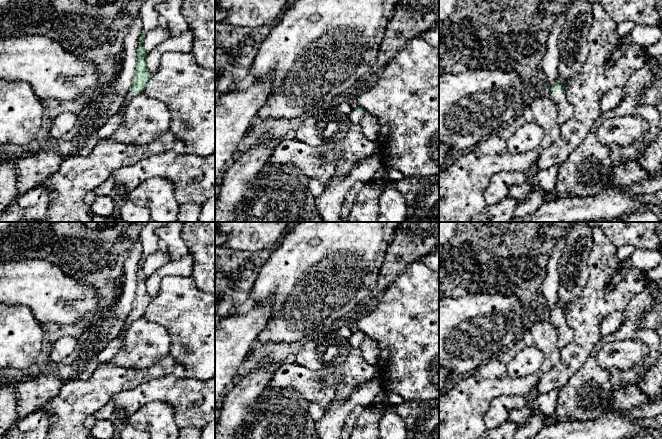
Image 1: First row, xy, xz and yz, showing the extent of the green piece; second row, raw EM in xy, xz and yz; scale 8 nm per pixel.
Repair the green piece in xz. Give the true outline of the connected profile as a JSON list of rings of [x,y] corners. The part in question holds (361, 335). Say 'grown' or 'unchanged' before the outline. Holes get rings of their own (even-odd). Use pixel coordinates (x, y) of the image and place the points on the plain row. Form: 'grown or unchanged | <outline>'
grown | [[[357,330],[356,332],[354,332],[354,333],[348,338],[348,341],[349,341],[350,345],[351,345],[353,348],[356,348],[356,347],[359,347],[361,339],[364,338],[365,336],[366,336],[365,333]]]

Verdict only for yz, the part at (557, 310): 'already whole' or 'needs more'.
needs more

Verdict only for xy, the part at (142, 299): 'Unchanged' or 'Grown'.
Grown

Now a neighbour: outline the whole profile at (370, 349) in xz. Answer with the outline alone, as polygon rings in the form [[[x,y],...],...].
[[[365,336],[361,339],[359,348],[362,351],[364,359],[370,363],[376,365],[379,359],[380,348],[379,343],[375,339]]]

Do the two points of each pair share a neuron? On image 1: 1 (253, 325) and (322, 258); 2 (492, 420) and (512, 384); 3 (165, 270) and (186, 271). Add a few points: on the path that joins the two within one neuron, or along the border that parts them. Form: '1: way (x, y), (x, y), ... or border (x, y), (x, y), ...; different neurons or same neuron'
1: border (269, 301), (271, 316), (262, 329); different neurons
2: border (525, 397), (498, 395), (491, 402), (487, 410); different neurons
3: way (170, 270), (181, 270); same neuron

